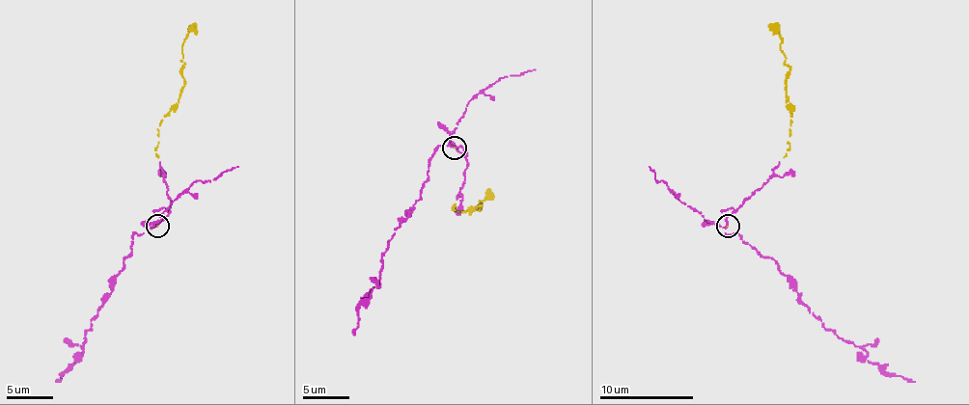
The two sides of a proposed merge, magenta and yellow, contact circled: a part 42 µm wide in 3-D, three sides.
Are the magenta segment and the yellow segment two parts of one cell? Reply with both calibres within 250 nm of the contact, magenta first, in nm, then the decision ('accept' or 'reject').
220/50 nm | accept

